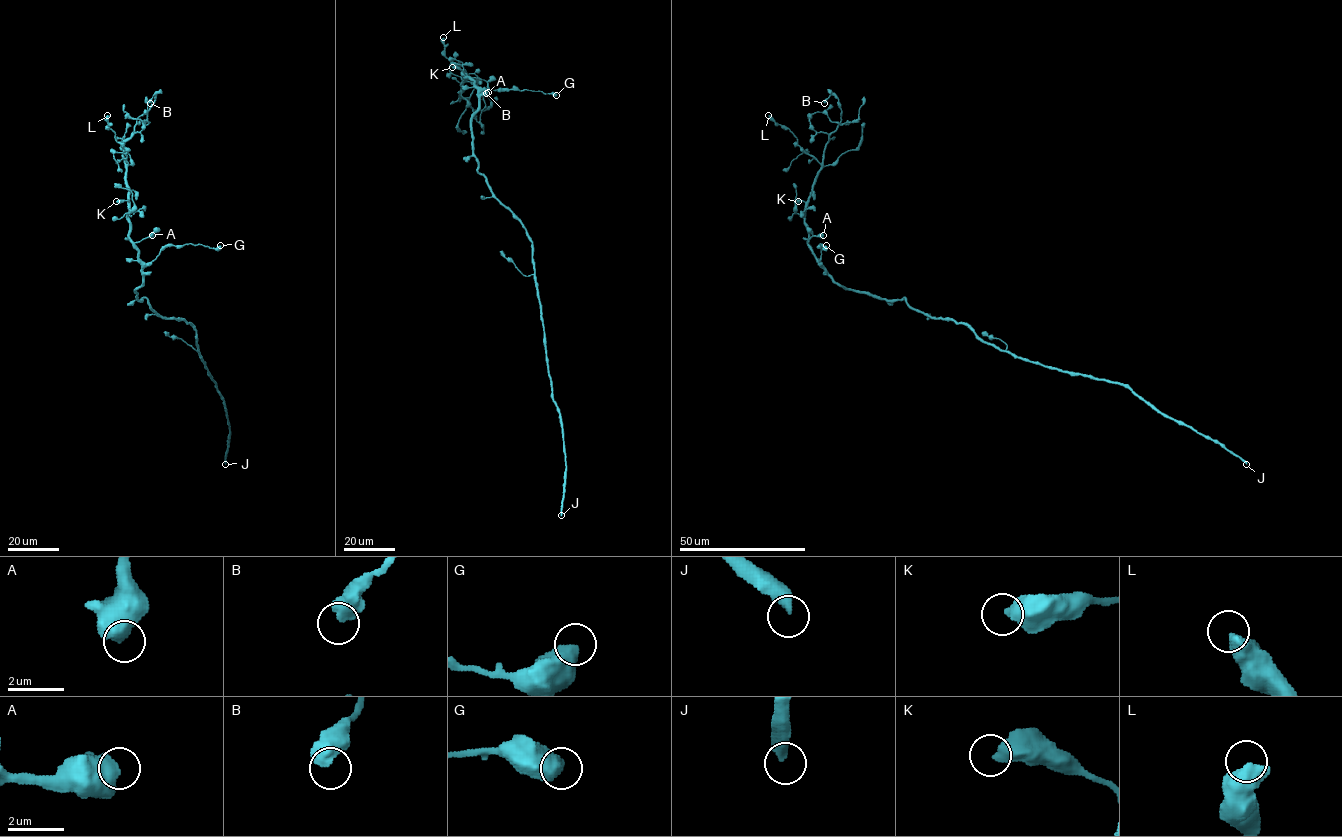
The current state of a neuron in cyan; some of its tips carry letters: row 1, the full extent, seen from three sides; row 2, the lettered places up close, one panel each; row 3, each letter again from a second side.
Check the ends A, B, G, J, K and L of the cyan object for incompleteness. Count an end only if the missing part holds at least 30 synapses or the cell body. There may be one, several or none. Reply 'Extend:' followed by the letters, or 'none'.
Extend: J

